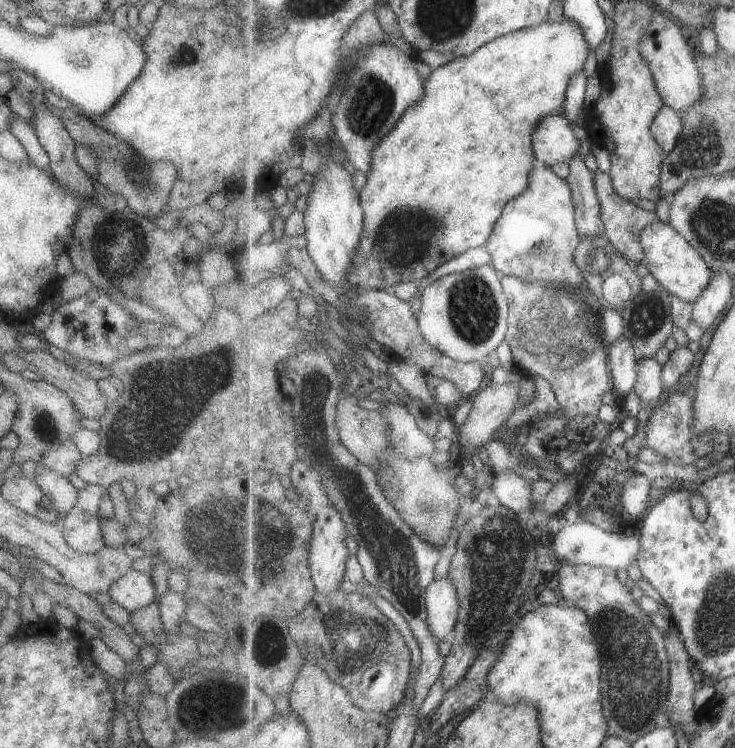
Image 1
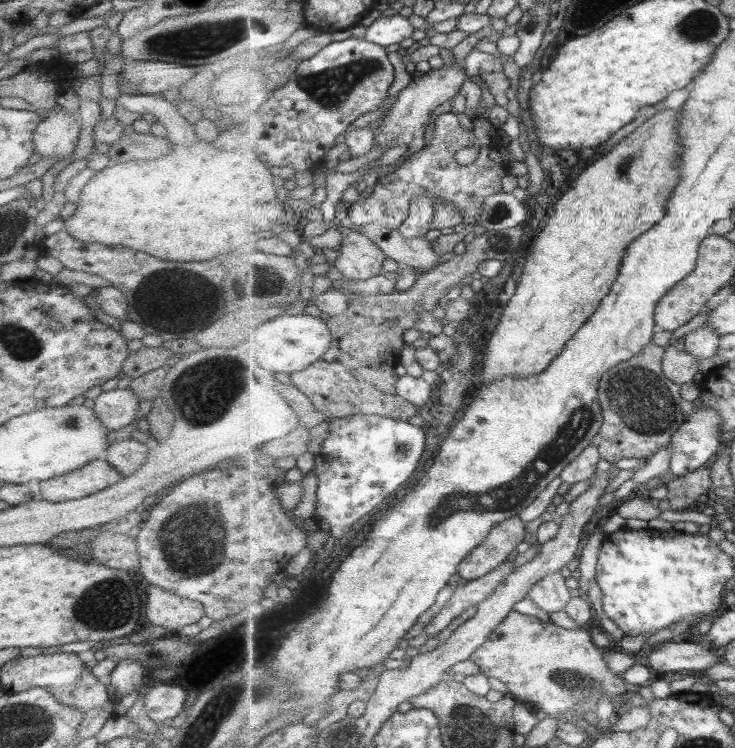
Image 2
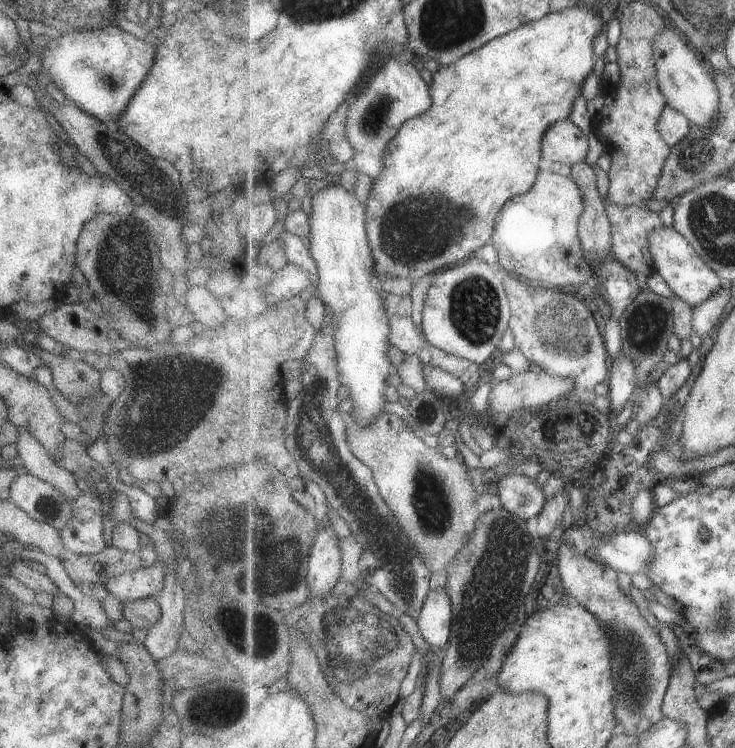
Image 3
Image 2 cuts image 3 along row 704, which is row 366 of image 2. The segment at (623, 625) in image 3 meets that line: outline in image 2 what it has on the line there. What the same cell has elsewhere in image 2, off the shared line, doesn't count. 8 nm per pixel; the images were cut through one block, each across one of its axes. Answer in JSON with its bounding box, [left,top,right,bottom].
[593,343,685,463]

